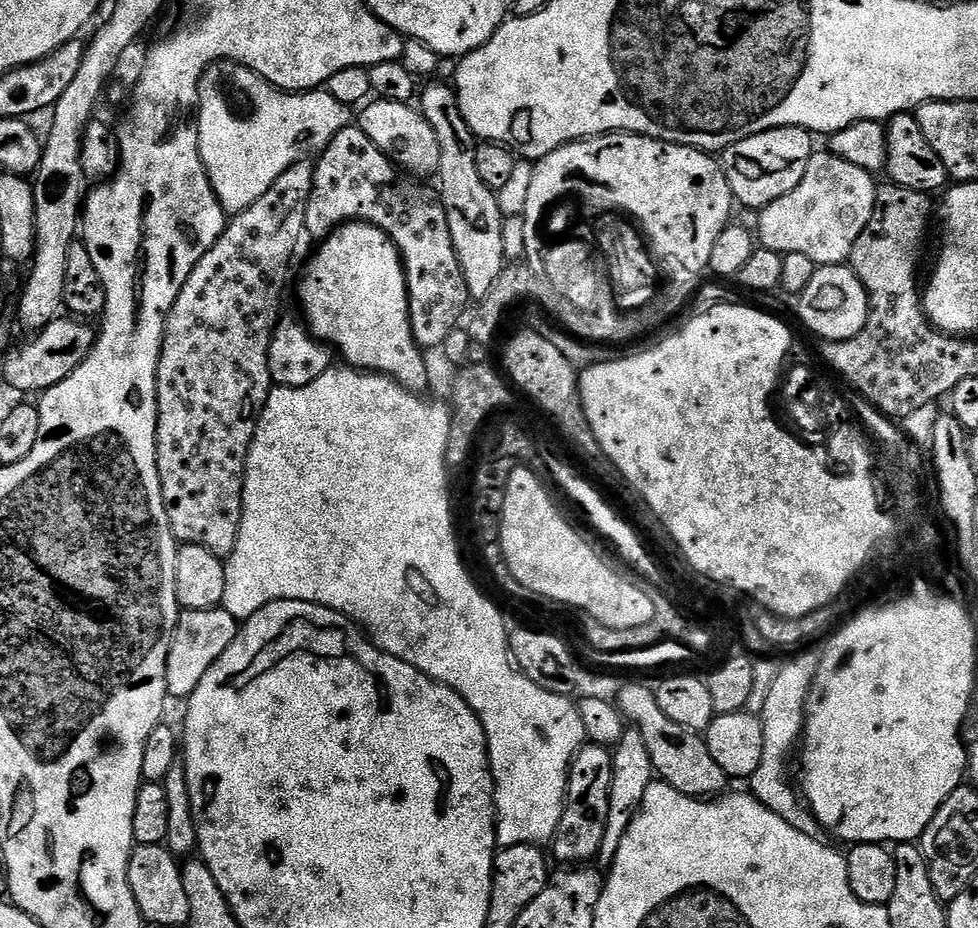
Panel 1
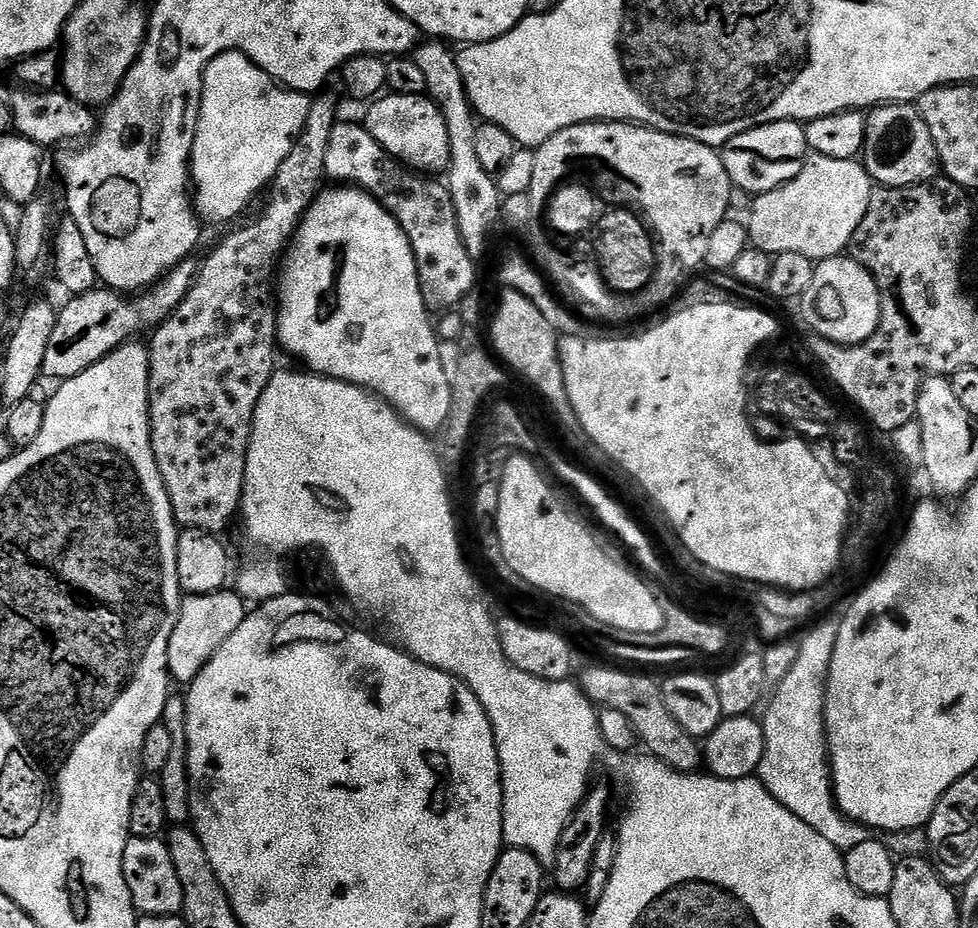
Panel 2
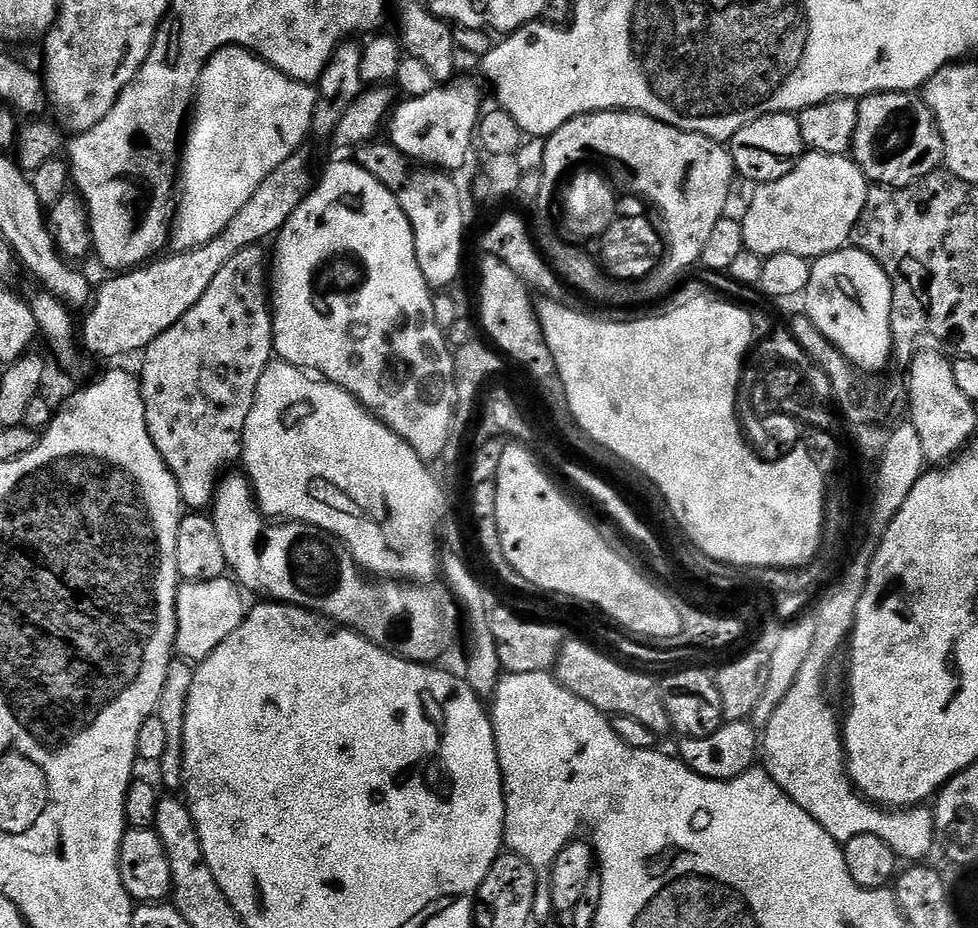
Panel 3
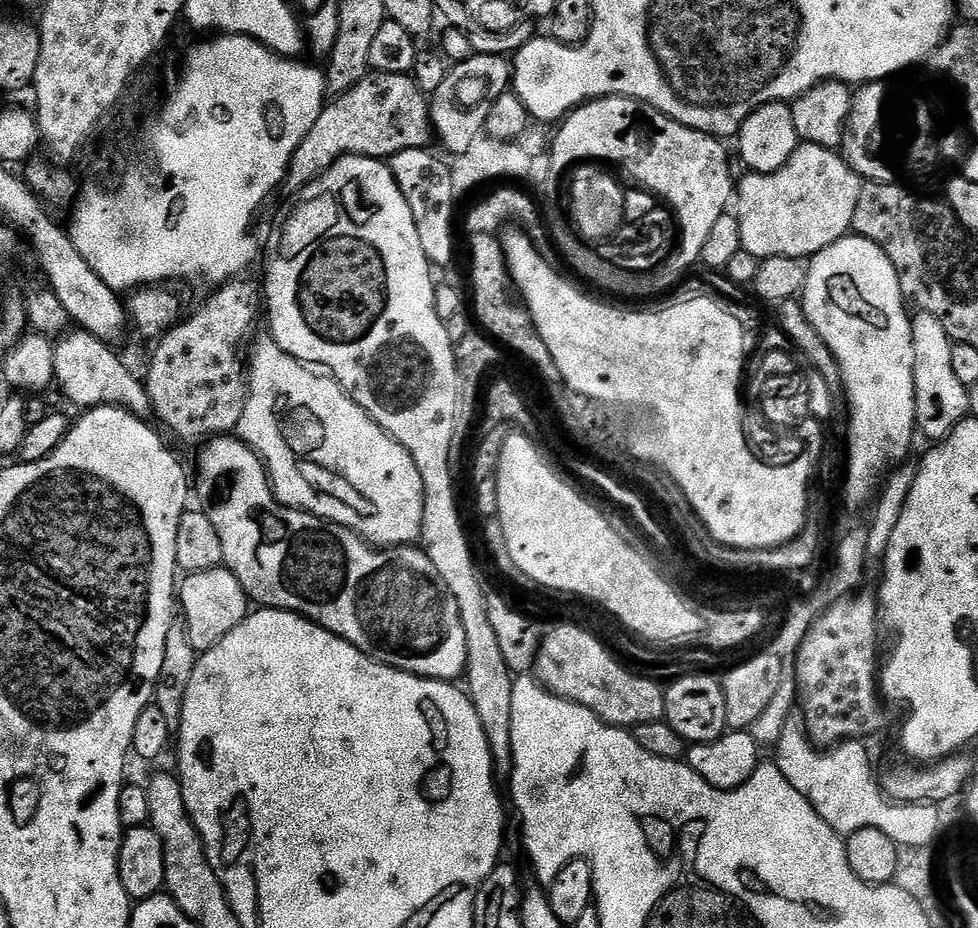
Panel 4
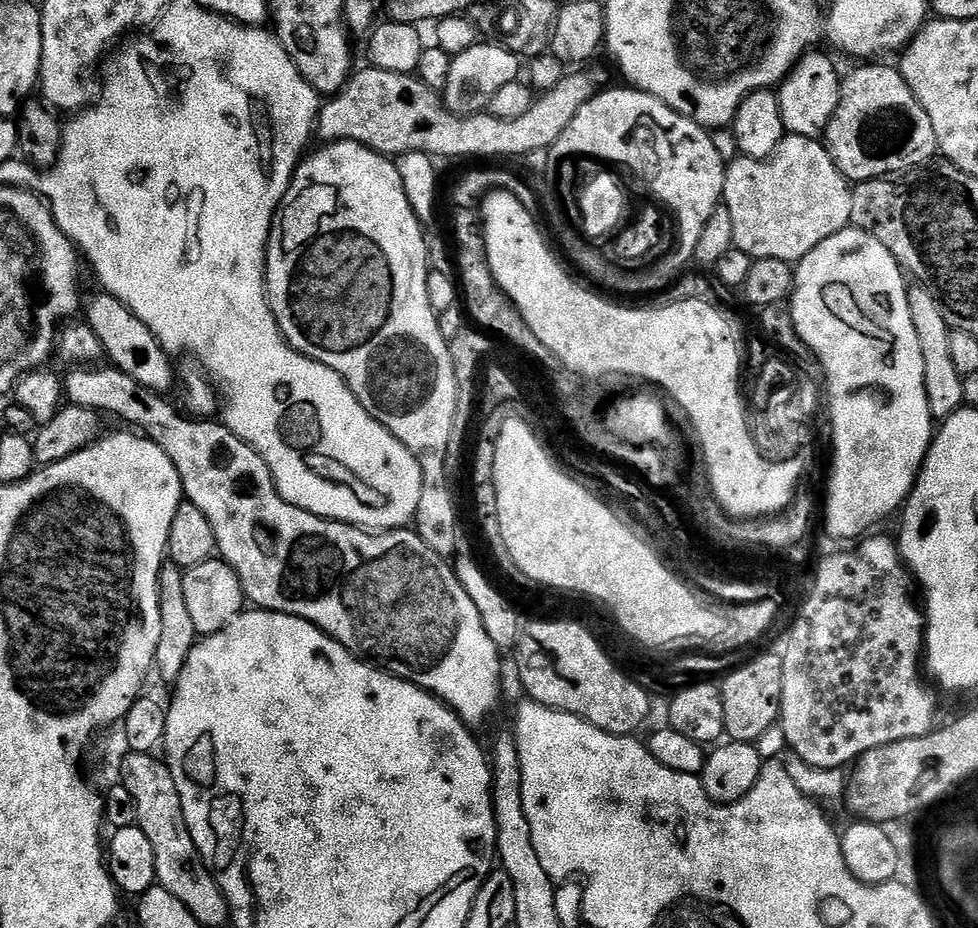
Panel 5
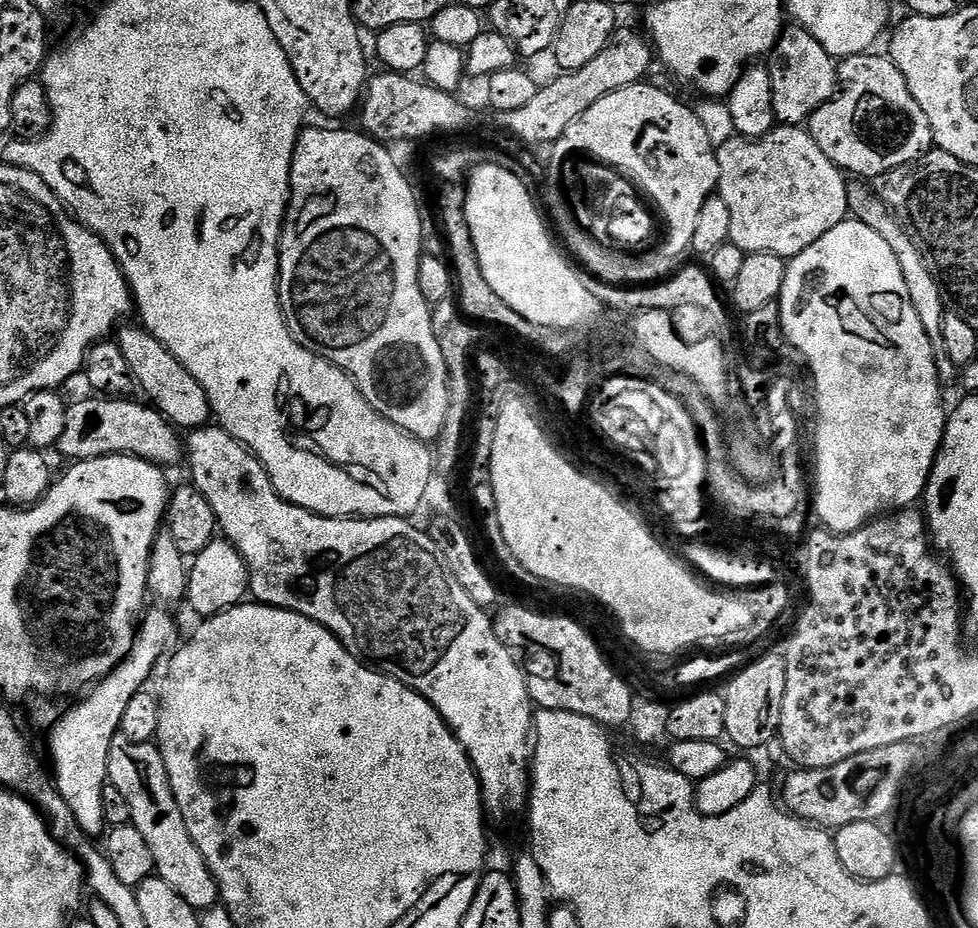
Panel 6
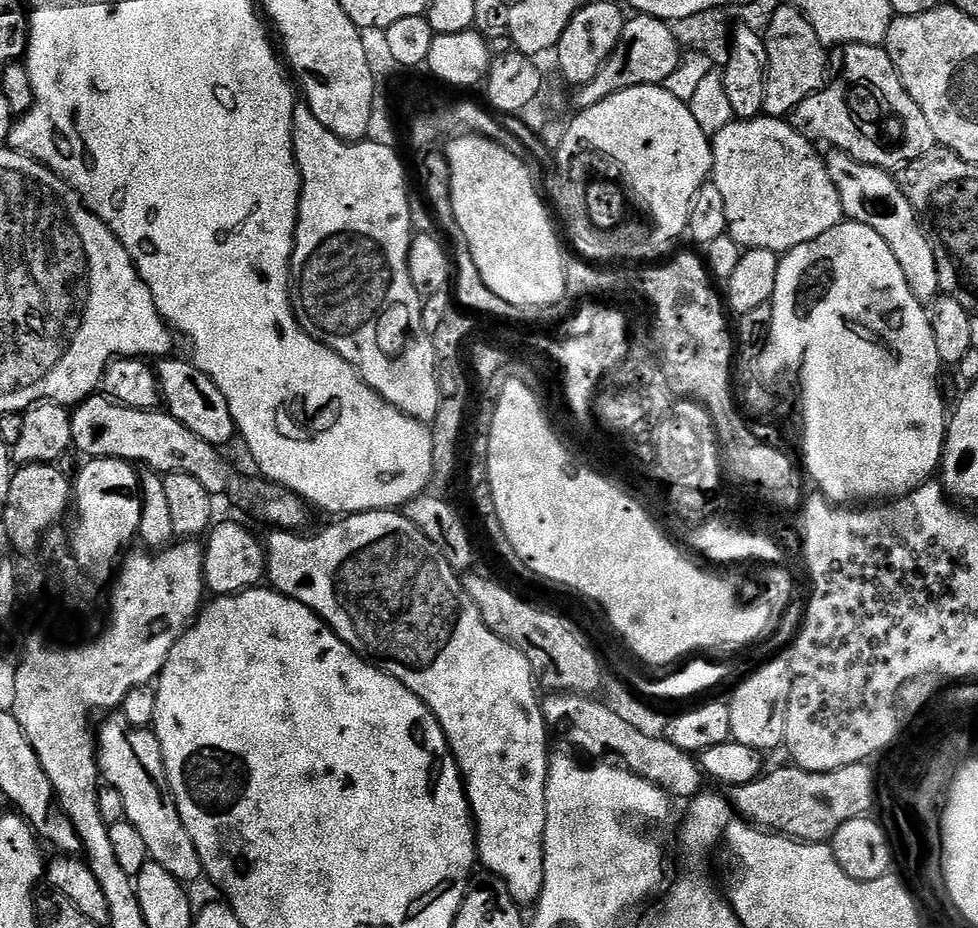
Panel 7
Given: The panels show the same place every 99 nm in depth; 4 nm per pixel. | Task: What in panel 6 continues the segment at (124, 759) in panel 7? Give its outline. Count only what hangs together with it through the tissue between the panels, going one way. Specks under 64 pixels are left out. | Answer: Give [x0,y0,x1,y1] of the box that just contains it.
[108,736,220,910]

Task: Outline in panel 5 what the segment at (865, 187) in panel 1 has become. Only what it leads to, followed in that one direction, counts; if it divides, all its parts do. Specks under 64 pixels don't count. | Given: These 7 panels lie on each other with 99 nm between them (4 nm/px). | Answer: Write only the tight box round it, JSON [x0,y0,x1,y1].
[722,135,852,262]

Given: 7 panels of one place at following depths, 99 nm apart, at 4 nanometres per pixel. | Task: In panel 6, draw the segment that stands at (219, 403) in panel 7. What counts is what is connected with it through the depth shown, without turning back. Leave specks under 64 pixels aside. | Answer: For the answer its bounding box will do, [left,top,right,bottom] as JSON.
[114,327,212,430]

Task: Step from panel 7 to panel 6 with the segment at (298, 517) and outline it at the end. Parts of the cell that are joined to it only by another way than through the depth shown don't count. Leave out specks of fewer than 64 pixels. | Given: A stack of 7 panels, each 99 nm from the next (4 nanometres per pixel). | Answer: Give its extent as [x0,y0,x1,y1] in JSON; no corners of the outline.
[58,398,186,470]

